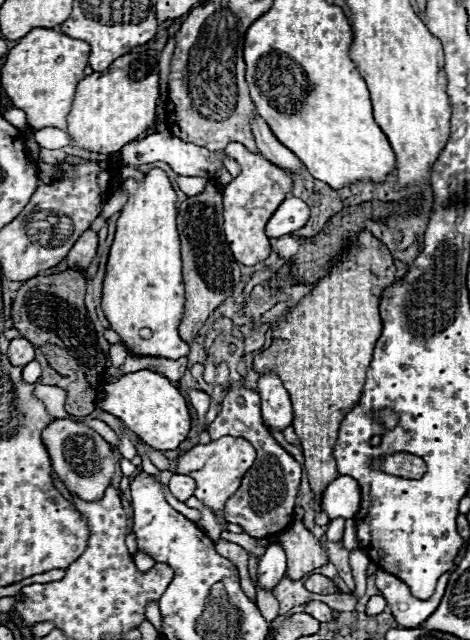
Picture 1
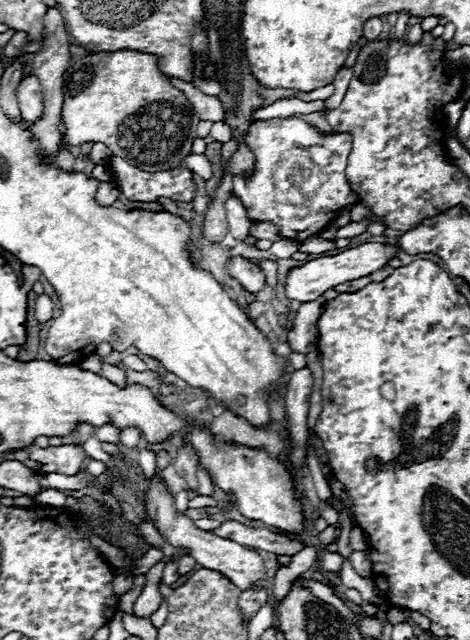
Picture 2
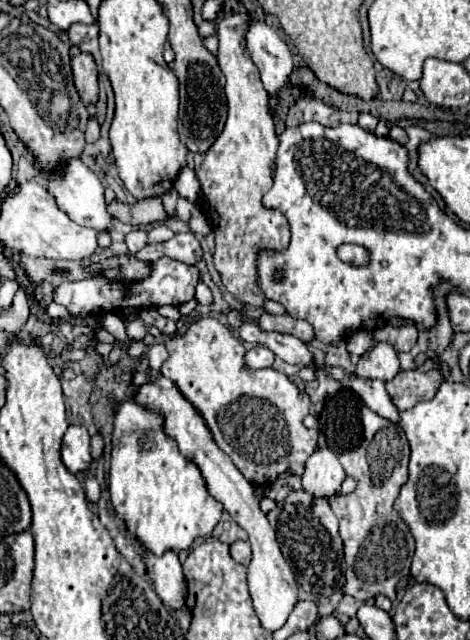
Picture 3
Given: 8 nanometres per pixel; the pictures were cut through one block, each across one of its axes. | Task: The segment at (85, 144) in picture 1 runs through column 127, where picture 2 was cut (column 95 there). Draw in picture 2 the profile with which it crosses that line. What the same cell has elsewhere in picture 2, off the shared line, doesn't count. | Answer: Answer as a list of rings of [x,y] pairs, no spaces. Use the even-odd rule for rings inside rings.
[[[118,50],[80,58],[64,72],[62,94],[68,146],[102,142],[114,156],[148,172],[170,170],[182,164],[200,122],[184,94],[166,82],[166,76],[158,70],[156,56],[142,52]]]

